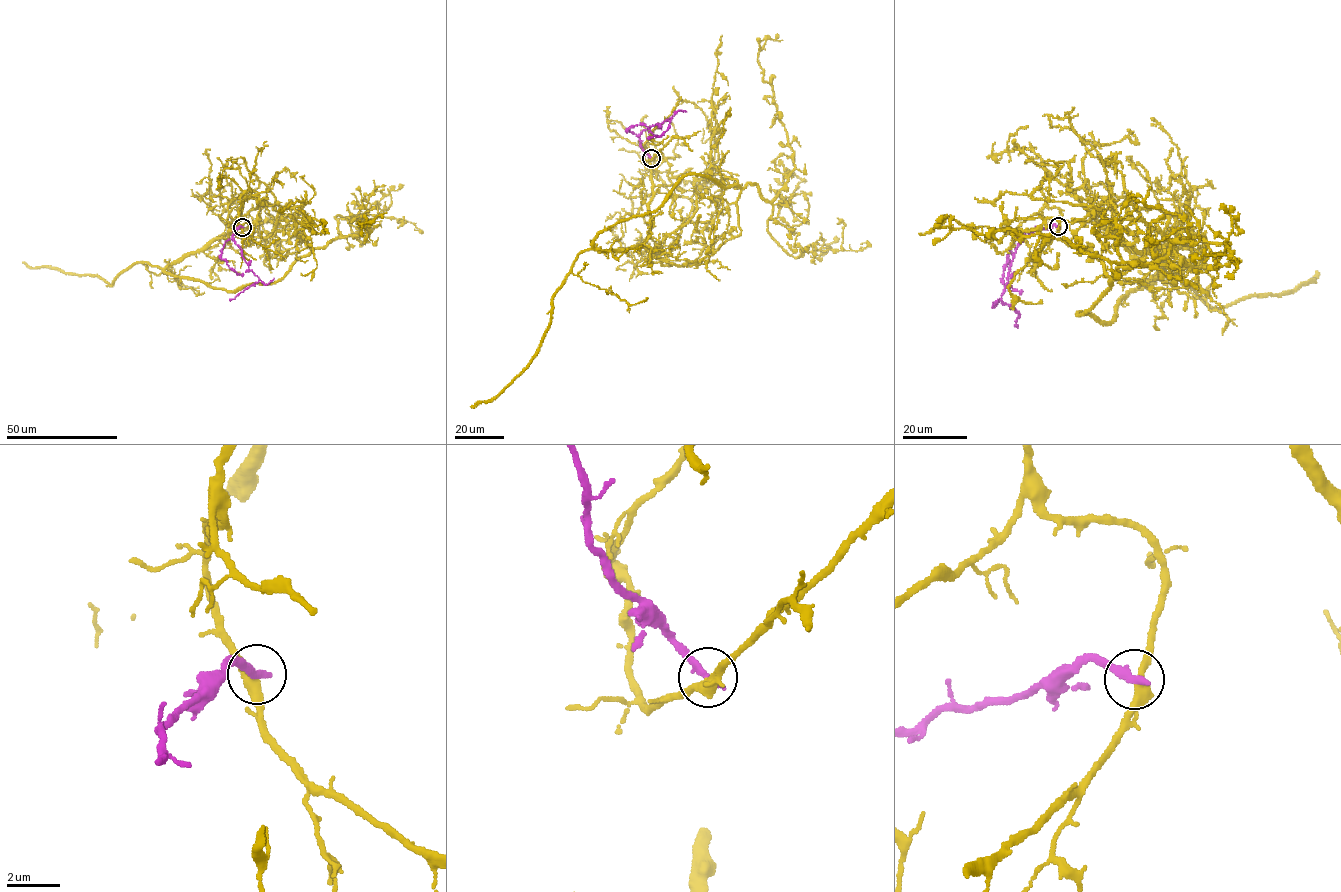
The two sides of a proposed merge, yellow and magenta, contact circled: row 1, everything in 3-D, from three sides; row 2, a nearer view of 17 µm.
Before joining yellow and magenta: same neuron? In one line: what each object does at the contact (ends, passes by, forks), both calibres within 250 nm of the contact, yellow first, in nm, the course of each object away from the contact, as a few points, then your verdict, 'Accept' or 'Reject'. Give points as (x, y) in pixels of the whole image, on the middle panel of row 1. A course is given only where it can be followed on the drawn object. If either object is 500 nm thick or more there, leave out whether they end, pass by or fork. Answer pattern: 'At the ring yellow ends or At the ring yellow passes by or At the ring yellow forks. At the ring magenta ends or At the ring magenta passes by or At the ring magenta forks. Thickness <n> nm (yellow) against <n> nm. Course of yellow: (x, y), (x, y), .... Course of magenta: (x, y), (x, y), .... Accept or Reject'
At the ring yellow passes by. At the ring magenta ends. Thickness 400 nm (yellow) against 320 nm. Course of yellow: (651, 158), (640, 142), (675, 187), (726, 177), (772, 201), (793, 150), (757, 60), (782, 40). Course of magenta: (651, 158), (640, 146), (638, 136), (650, 127), (672, 118), (661, 136), (647, 138). Reject

